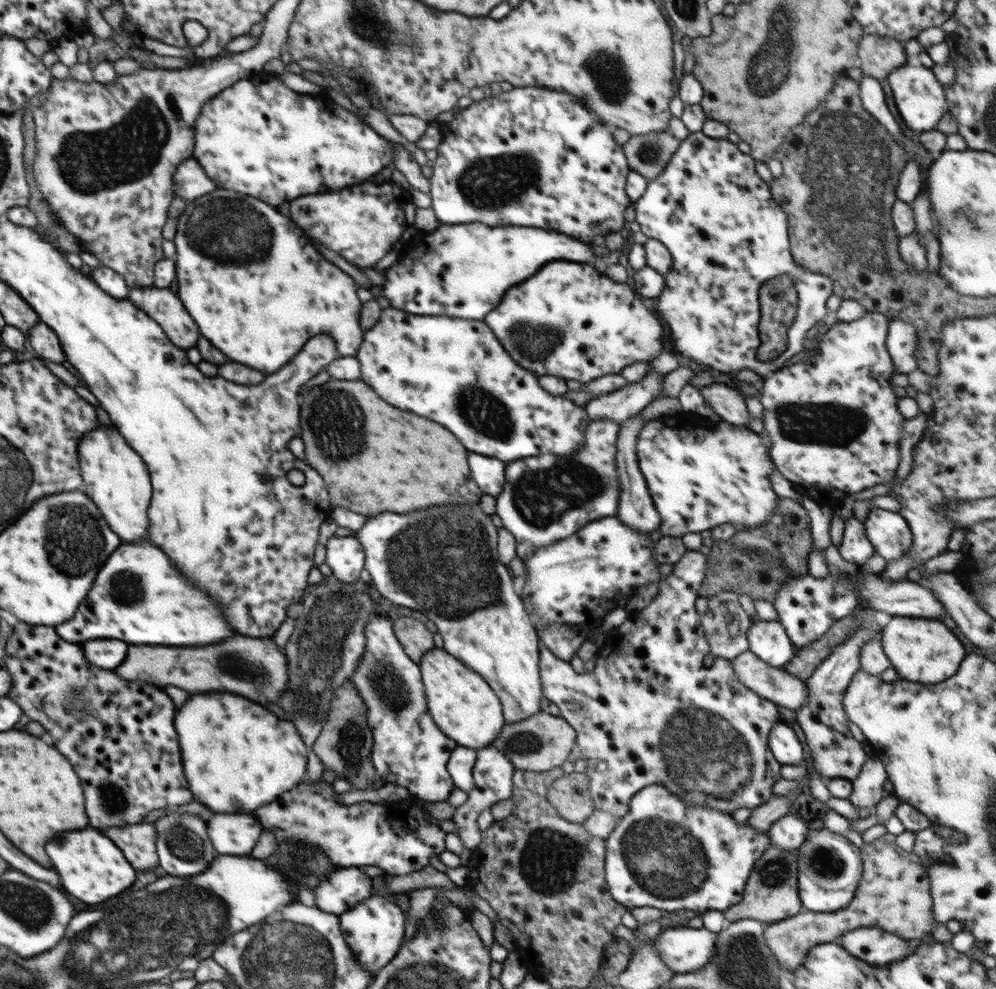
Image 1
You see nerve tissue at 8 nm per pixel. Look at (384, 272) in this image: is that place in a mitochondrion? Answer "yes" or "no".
no

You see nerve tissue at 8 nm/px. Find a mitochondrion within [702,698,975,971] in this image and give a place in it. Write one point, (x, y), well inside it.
(773, 873)

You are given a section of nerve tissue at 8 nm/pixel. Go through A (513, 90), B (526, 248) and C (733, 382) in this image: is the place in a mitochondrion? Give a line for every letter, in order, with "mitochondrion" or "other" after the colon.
A: other
B: other
C: other

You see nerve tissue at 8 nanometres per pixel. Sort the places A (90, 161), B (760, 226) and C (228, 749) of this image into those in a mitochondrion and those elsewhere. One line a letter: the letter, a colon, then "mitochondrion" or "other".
A: mitochondrion
B: other
C: other

